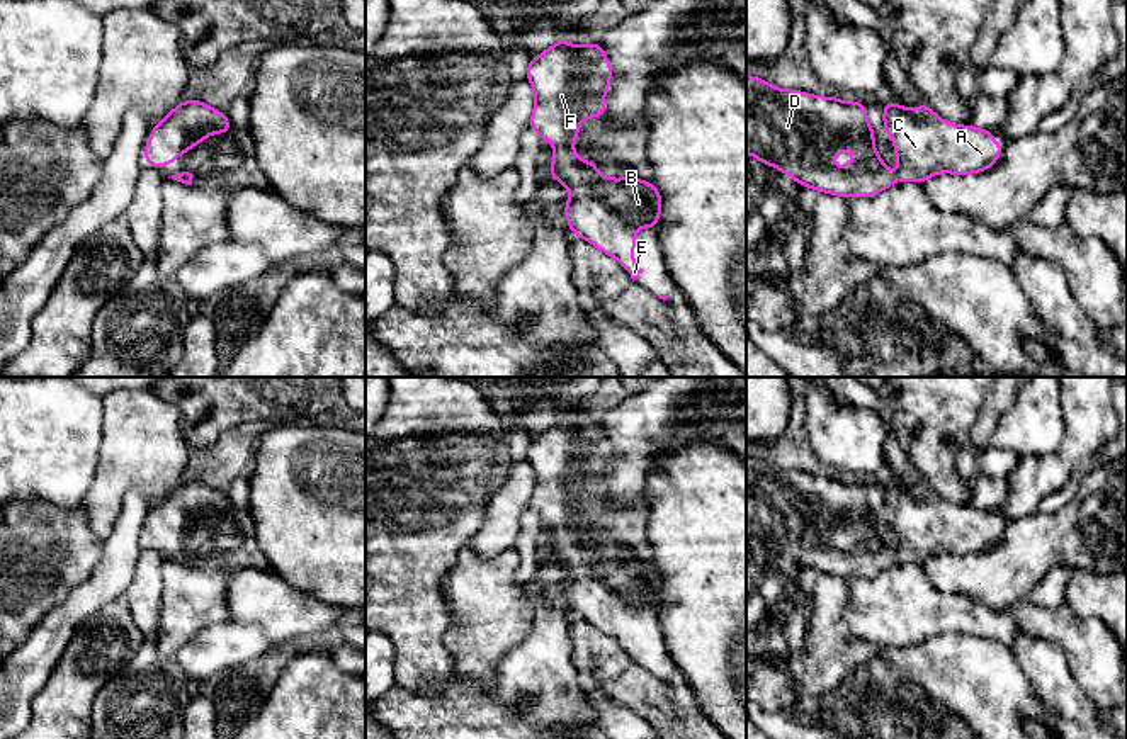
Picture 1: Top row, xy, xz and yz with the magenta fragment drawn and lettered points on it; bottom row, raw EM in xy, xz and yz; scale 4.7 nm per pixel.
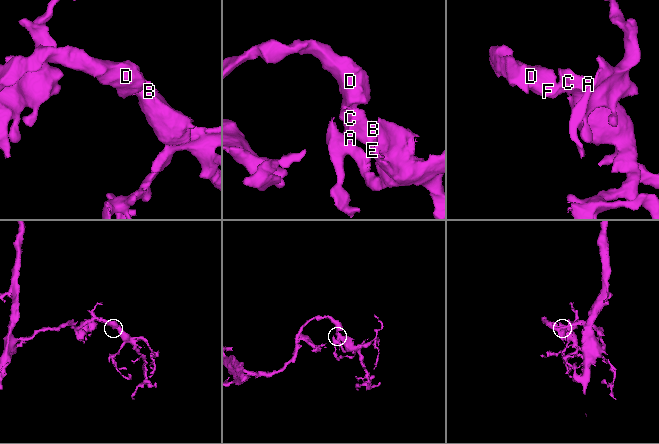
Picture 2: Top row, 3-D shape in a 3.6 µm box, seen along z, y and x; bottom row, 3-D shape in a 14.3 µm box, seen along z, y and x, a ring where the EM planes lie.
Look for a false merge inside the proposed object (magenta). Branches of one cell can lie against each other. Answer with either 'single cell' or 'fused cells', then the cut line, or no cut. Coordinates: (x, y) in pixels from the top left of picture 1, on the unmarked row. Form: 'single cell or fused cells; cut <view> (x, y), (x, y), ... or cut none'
single cell; cut none

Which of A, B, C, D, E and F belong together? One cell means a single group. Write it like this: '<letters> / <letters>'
A B C D E F

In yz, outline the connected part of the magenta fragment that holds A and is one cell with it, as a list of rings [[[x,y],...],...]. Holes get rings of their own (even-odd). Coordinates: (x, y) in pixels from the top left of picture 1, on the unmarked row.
[[[746,455],[746,533],[779,549],[799,566],[840,578],[872,578],[896,561],[923,564],[937,554],[969,556],[989,550],[1003,532],[993,513],[974,506],[942,501],[926,484],[915,491],[896,482],[882,484],[884,515],[894,520],[894,535],[901,552],[891,552],[874,528],[874,513],[865,484],[843,482],[836,477],[818,477],[799,471],[772,467],[768,462]],[[857,530],[858,535],[845,549],[833,545],[833,535]]]

